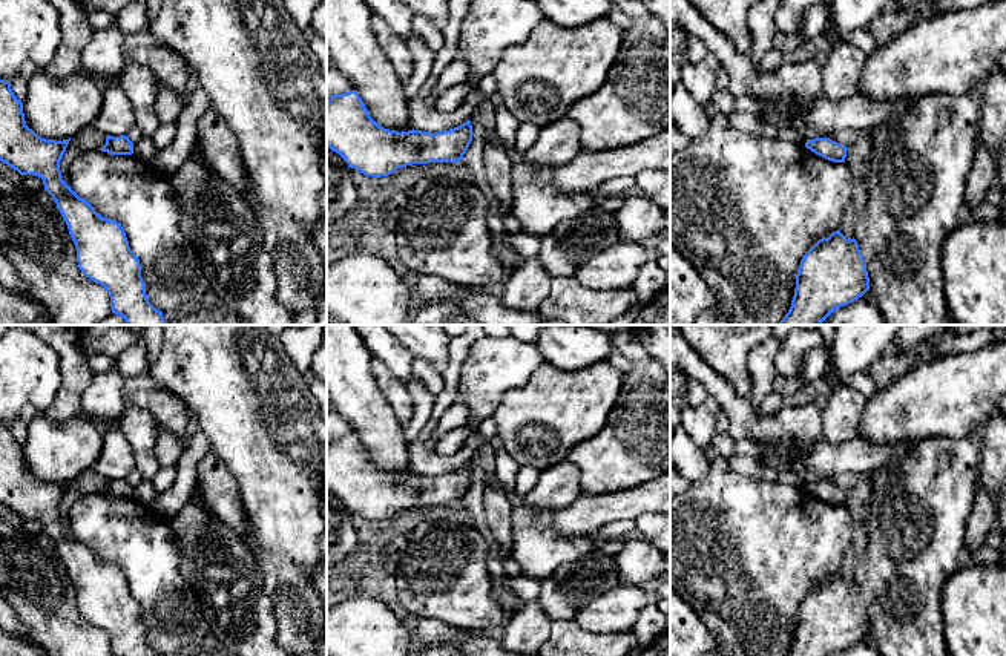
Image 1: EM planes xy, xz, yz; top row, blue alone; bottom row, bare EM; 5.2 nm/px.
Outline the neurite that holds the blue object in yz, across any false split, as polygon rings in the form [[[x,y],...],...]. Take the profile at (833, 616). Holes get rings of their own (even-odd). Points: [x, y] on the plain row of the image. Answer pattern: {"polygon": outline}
{"polygon": [[[837,573],[802,601],[788,656],[833,656],[868,633],[870,621],[857,584]]]}

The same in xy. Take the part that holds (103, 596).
{"polygon": [[[0,423],[0,504],[21,520],[35,518],[43,523],[44,533],[55,544],[75,587],[78,612],[83,619],[106,631],[112,656],[161,656],[147,642],[140,602],[130,593],[121,567],[103,561],[61,523],[60,504],[69,484],[71,481],[46,483],[29,472],[25,464],[23,446],[14,438],[11,425]]]}

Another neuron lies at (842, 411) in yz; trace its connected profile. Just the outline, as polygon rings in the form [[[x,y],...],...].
[[[839,383],[822,403],[822,432],[830,443],[845,443],[857,437],[866,397],[853,386]]]

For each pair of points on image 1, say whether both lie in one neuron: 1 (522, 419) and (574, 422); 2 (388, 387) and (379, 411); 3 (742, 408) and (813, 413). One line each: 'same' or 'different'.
1: same
2: different
3: same

